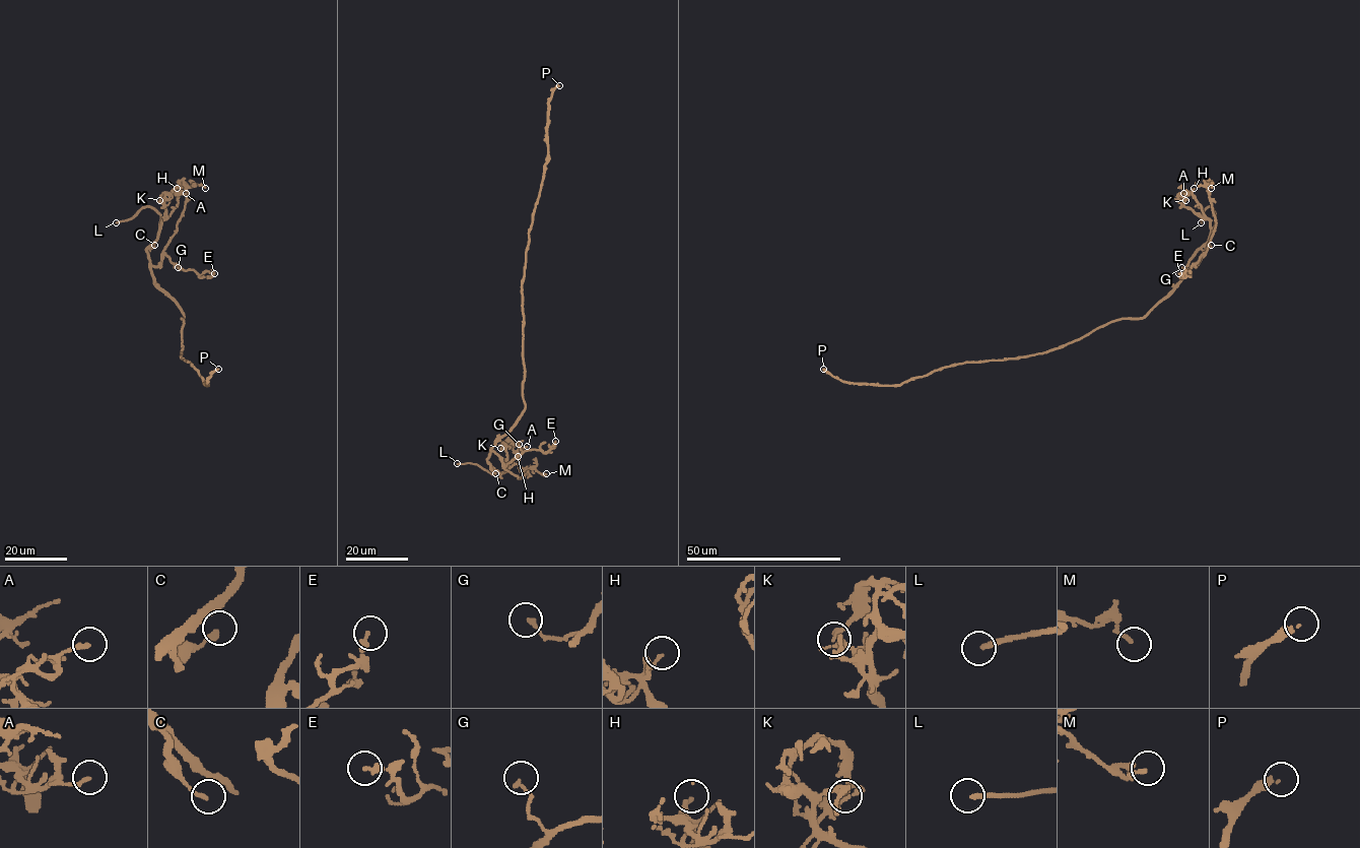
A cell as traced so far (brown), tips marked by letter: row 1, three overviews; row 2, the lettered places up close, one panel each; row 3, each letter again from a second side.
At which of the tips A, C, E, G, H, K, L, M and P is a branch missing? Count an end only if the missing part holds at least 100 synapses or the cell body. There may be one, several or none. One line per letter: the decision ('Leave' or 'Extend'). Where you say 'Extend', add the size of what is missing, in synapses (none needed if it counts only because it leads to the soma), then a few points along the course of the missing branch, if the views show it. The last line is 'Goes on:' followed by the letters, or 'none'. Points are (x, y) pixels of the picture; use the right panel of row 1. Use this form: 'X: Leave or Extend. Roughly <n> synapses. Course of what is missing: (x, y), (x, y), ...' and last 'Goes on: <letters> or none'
A: Leave
C: Leave
E: Leave
G: Leave
H: Leave
K: Leave
L: Extend. Course of what is missing: (1201, 222), (1201, 236)
M: Leave
P: Extend. Roughly 300 synapses. Course of what is missing: (823, 369), (820, 384), (733, 400), (721, 377), (729, 362), (758, 369), (763, 390), (782, 406), (753, 392)
Goes on: L, P

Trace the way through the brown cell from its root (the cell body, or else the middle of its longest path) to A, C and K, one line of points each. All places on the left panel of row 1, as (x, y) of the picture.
A: (182, 339), (184, 313), (155, 282), (146, 249), (157, 239), (161, 222), (177, 205), (176, 194), (186, 193)
C: (182, 339), (184, 313), (155, 282), (150, 268), (146, 249), (154, 245)
K: (182, 339), (184, 313), (155, 282), (146, 251), (157, 239), (160, 222), (166, 217), (163, 192), (159, 200)

